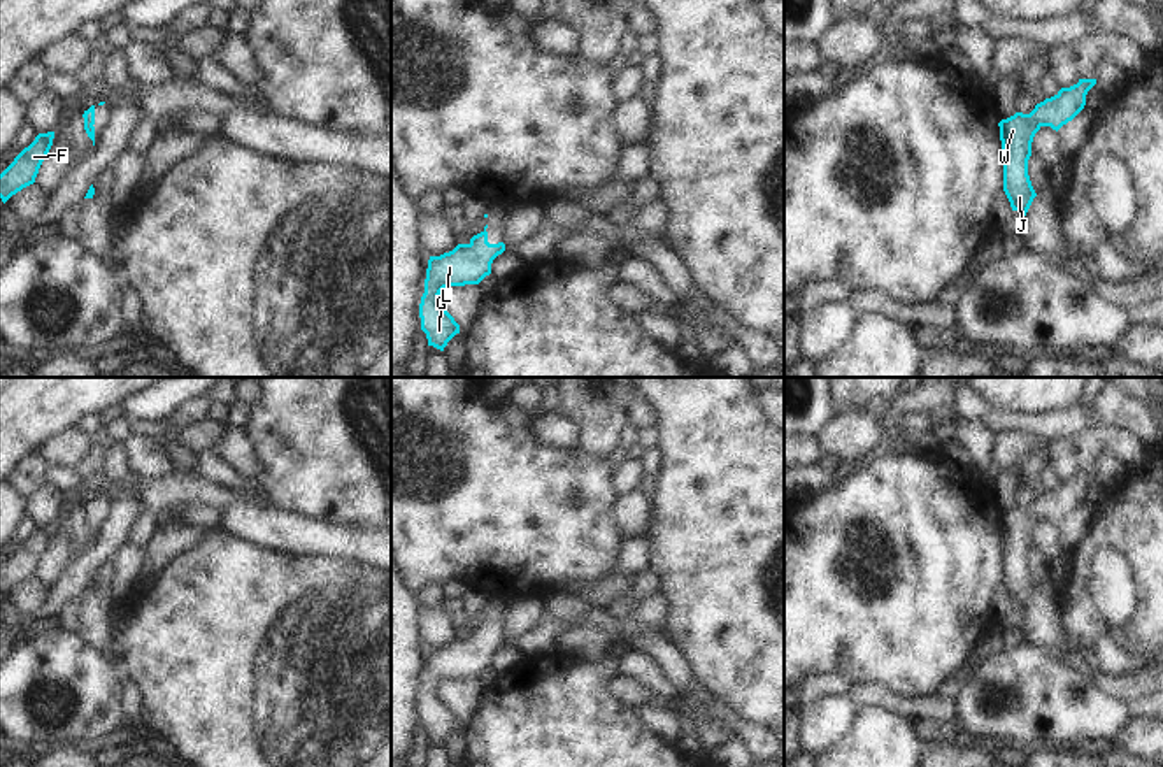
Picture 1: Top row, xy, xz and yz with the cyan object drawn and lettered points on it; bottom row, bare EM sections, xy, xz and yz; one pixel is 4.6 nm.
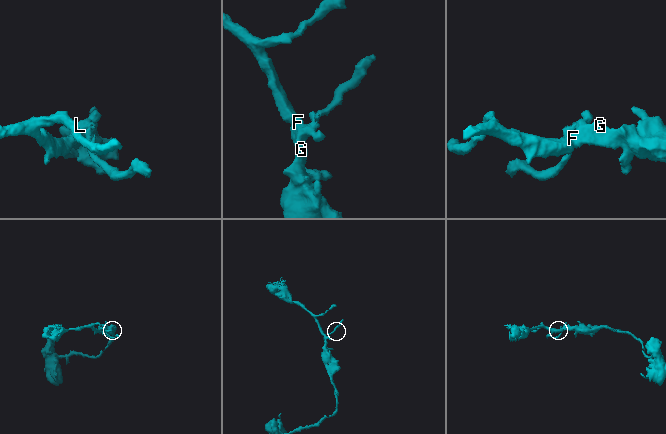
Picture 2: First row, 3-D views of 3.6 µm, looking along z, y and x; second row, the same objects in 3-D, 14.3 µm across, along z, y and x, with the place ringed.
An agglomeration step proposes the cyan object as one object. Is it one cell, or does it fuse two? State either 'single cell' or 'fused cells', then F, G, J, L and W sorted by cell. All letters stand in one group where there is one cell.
single cell | F G J L W

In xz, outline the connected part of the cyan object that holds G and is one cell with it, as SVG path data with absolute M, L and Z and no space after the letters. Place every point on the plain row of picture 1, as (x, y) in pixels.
M488 618L468 637L458 637L453 644L428 653L419 697L421 723L426 727L428 739L444 744L447 735L460 727L460 718L439 695L440 685L449 679L479 677L491 667L493 653L505 644L503 635L488 635L486 621Z

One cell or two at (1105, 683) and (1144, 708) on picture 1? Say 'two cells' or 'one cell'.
two cells

